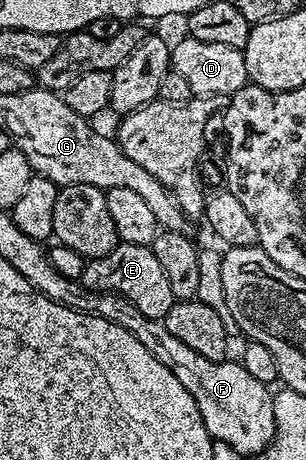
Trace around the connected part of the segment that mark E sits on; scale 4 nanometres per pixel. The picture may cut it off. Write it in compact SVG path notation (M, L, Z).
M120 242L114 250L110 250L110 254L87 261L82 283L91 292L115 292L118 296L125 296L130 303L138 306L138 310L142 310L142 314L146 314L146 318L155 320L163 320L174 303L170 282L166 282L162 265L146 244Z

